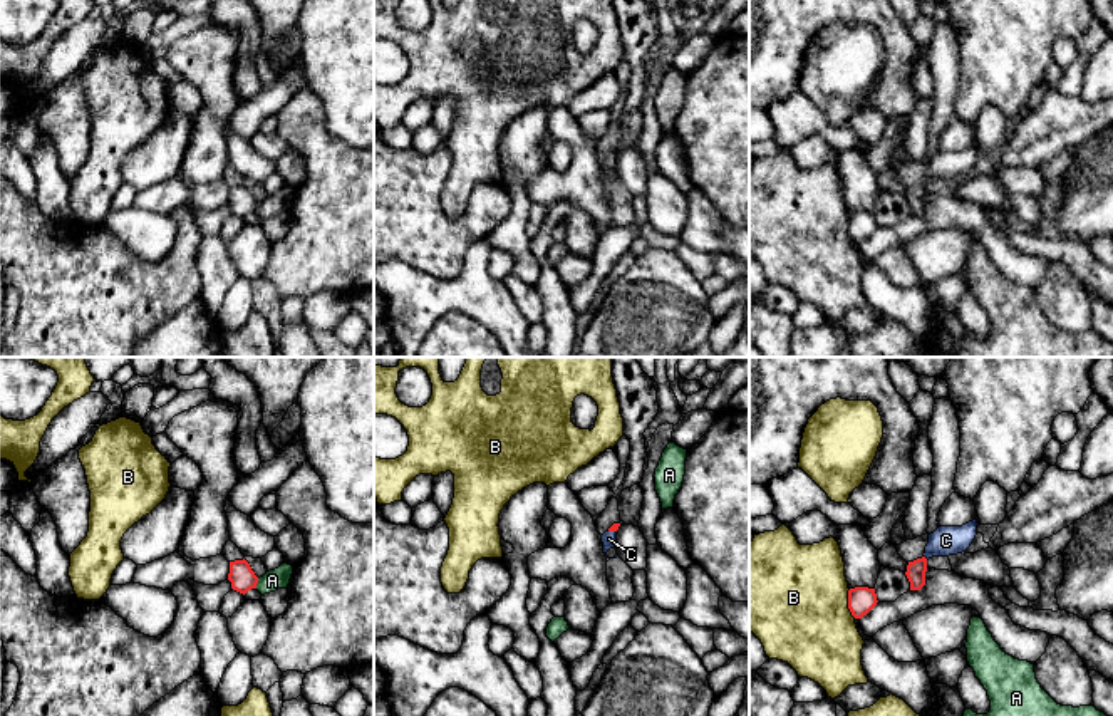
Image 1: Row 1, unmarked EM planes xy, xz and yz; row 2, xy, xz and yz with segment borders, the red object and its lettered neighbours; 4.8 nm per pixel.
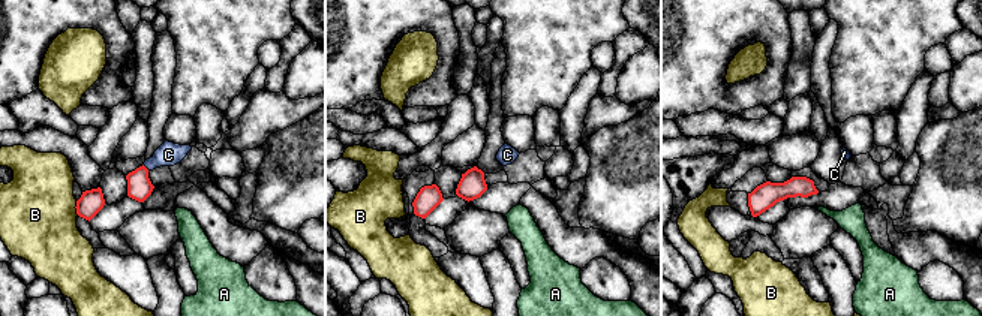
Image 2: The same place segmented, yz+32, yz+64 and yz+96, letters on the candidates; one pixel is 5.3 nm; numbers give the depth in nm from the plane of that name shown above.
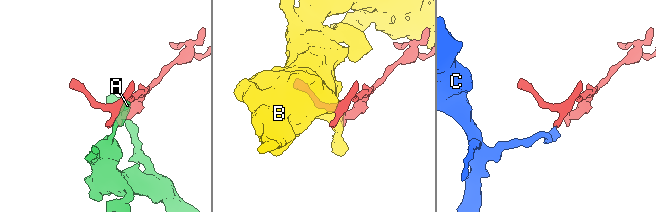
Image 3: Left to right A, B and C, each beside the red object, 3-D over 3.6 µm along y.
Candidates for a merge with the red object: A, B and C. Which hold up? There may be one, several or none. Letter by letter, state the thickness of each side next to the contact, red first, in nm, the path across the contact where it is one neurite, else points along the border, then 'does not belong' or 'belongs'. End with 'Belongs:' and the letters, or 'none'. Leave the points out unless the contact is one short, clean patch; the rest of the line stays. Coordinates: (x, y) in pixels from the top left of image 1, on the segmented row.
A: calibres 120 and 100 nm; border xy (258, 579), (255, 587); does not belong
B: calibres 130 and 500 nm; does not belong
C: calibres 40 and 70 nm; way xz (614, 527), (612, 530), (609, 539); belongs
Belongs: C

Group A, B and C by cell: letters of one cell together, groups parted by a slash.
A / B / C

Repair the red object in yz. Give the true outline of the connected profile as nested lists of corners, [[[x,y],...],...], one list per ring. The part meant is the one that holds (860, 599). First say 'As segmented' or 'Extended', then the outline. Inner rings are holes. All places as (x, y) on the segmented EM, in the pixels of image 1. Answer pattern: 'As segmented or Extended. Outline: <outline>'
As segmented. Outline: [[[855,587],[848,590],[848,609],[855,619],[862,619],[877,605],[875,589]]]

